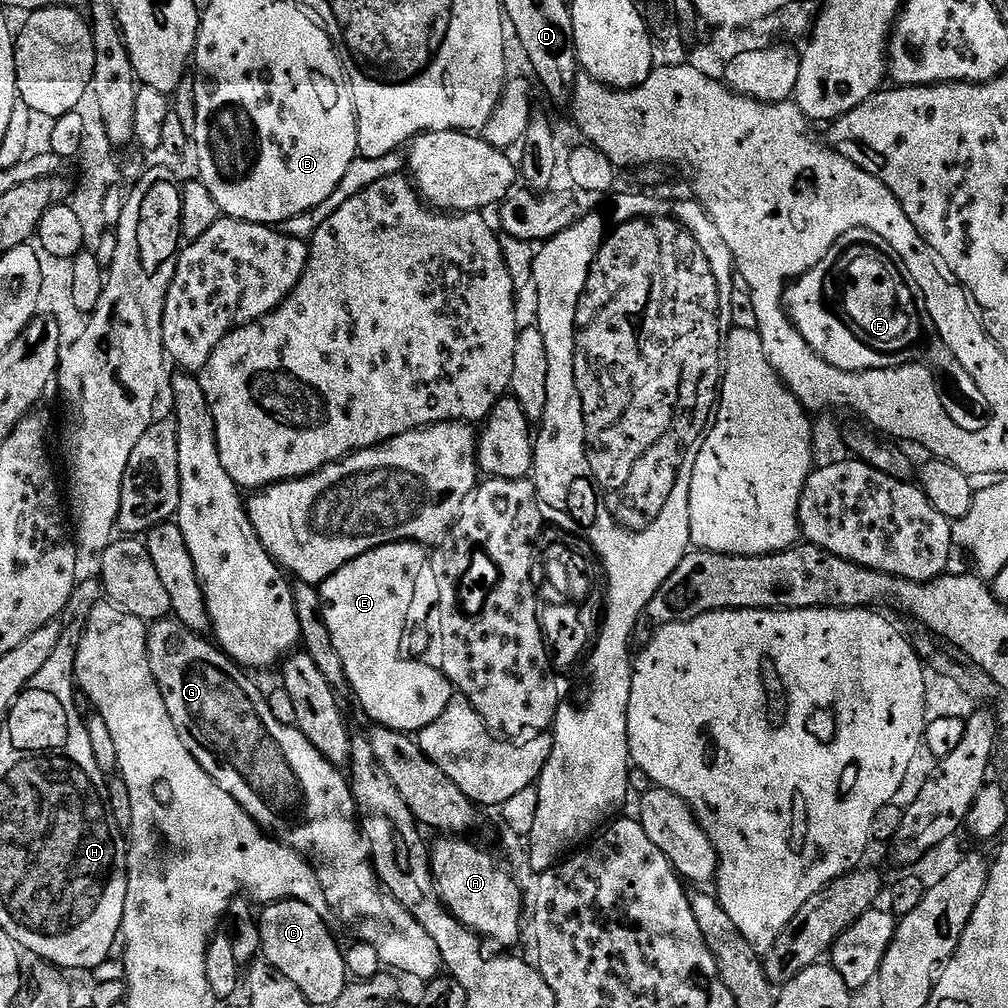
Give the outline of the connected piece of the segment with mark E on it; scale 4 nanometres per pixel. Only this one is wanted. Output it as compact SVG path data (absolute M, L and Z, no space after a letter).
M401 540L399 544L383 544L380 548L372 548L366 554L362 554L358 558L354 558L346 566L342 566L330 578L326 578L323 584L319 585L320 597L322 598L322 610L326 618L326 626L330 630L330 638L334 638L334 650L338 650L338 658L342 658L342 666L346 670L346 678L351 695L356 695L358 703L364 707L364 712L370 719L382 728L393 728L399 732L409 734L419 734L426 726L430 726L430 722L434 722L434 718L438 718L438 714L442 714L442 710L446 710L446 706L450 702L450 698L454 694L452 683L446 679L443 671L439 667L431 668L428 664L423 664L420 660L411 660L410 657L404 656L404 627L408 624L408 611L413 611L414 605L418 600L418 589L420 586L420 575L422 574L422 566L429 563L430 556L426 551L425 545L415 543L411 540Z

